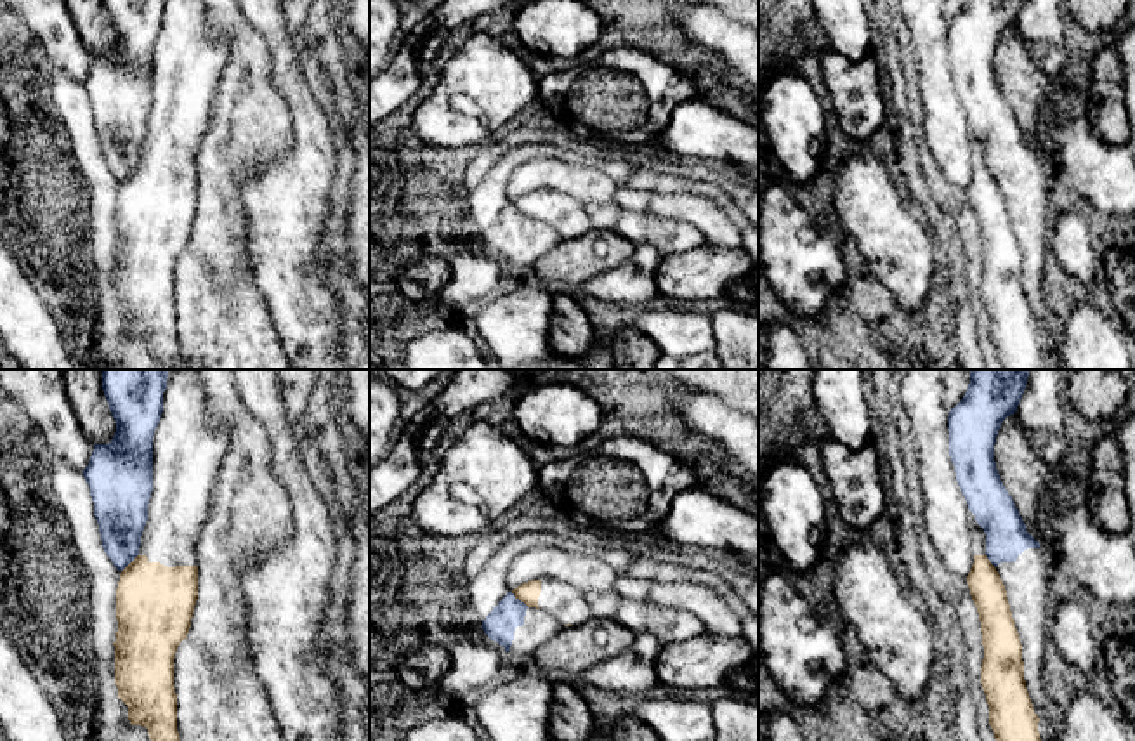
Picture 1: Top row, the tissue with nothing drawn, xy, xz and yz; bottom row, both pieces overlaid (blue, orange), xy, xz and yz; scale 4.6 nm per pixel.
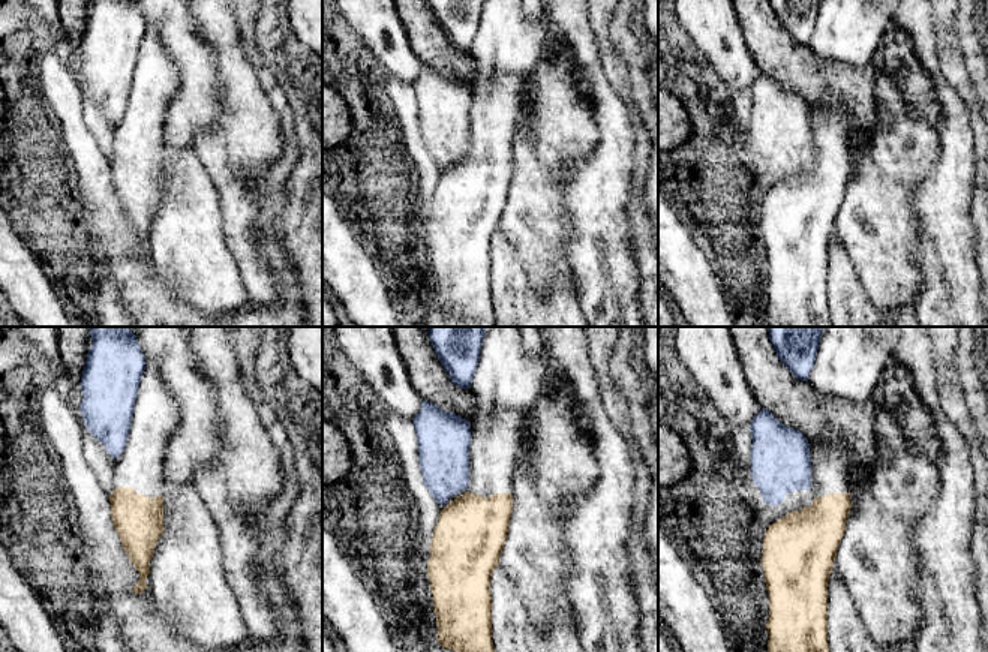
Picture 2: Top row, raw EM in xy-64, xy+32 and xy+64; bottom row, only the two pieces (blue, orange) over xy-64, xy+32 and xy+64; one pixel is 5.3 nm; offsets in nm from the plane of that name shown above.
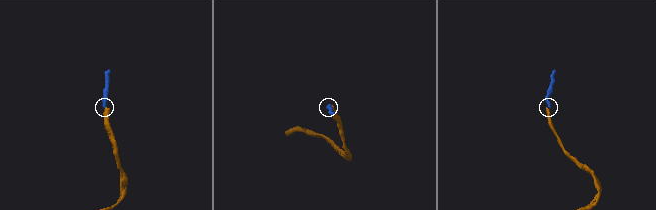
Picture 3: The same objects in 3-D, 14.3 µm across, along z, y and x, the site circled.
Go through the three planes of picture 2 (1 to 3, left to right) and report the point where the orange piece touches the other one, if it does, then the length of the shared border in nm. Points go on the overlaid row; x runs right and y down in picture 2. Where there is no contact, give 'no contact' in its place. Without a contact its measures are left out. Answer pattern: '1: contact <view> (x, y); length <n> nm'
1: no contact
2: no contact
3: no contact

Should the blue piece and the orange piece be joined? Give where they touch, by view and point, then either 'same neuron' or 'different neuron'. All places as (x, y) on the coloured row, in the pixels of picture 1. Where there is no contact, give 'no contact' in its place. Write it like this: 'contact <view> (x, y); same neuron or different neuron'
contact xz (518, 599); different neuron

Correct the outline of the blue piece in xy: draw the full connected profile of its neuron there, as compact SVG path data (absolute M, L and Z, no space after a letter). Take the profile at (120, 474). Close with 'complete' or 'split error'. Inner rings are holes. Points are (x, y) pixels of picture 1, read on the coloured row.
M102 370L116 432L108 444L94 444L83 477L102 548L118 571L139 555L153 491L153 436L167 378L168 370Z | complete

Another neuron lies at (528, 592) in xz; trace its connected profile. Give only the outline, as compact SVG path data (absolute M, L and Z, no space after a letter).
M531 580L512 590L528 607L554 616L562 626L581 625L592 618L585 592L561 580Z

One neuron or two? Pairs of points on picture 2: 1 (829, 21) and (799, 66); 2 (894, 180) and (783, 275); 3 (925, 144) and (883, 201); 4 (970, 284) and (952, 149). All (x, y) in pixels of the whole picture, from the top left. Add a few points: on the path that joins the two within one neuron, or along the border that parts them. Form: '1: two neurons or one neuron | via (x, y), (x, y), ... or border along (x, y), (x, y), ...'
1: two neurons | border along (807, 45), (817, 56), (843, 65)
2: two neurons | border along (846, 195), (832, 228)
3: one neuron | via (912, 158), (883, 188)
4: one neuron | via (952, 251), (952, 182)

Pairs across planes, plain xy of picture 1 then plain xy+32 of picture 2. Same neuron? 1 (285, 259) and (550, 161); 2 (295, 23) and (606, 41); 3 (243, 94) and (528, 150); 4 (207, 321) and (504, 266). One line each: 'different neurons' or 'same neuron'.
1: different neurons
2: same neuron
3: same neuron
4: same neuron

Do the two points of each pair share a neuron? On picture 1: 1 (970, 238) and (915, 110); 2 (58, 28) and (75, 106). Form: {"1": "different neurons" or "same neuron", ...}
{"1": "same neuron", "2": "different neurons"}

